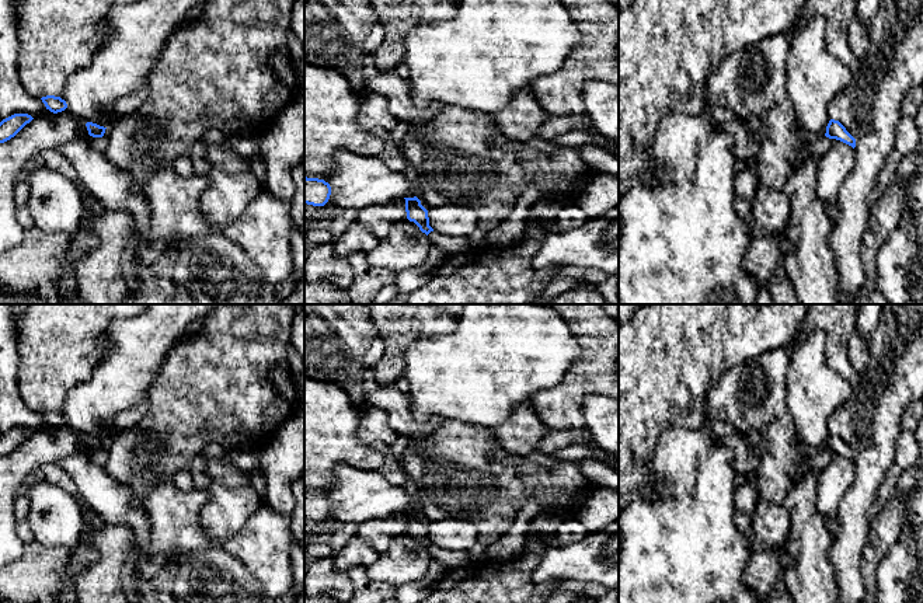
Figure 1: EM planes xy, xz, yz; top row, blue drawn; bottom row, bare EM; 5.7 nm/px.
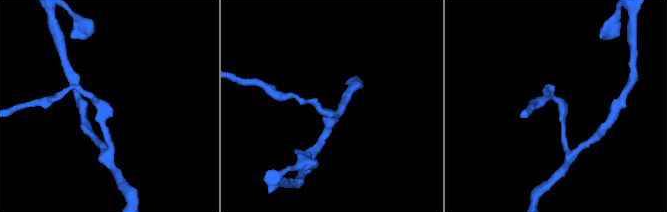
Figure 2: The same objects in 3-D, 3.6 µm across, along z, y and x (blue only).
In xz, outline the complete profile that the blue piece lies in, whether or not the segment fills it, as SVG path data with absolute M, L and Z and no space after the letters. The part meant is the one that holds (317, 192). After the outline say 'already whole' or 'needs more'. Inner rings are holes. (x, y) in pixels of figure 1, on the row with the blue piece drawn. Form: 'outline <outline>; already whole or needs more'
outline M304 177L304 203L324 206L331 195L331 187L324 179Z; already whole

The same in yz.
outline M830 119L826 126L826 137L840 140L853 149L856 147L856 139L846 130L846 128L835 119Z; already whole

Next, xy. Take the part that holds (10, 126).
outline M14 114L0 122L0 143L14 137L34 118L28 114Z; already whole

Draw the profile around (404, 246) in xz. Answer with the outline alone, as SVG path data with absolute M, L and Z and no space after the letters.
M410 220L394 222L376 248L366 252L370 266L393 273L425 264L431 240Z

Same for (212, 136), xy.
M208 129L205 132L205 135L202 136L202 139L208 143L208 144L229 144L229 139L227 135L223 133L219 129Z

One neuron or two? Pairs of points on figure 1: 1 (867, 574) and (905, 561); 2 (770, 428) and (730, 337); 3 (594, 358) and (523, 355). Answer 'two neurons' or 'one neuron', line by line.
1: two neurons
2: two neurons
3: two neurons

